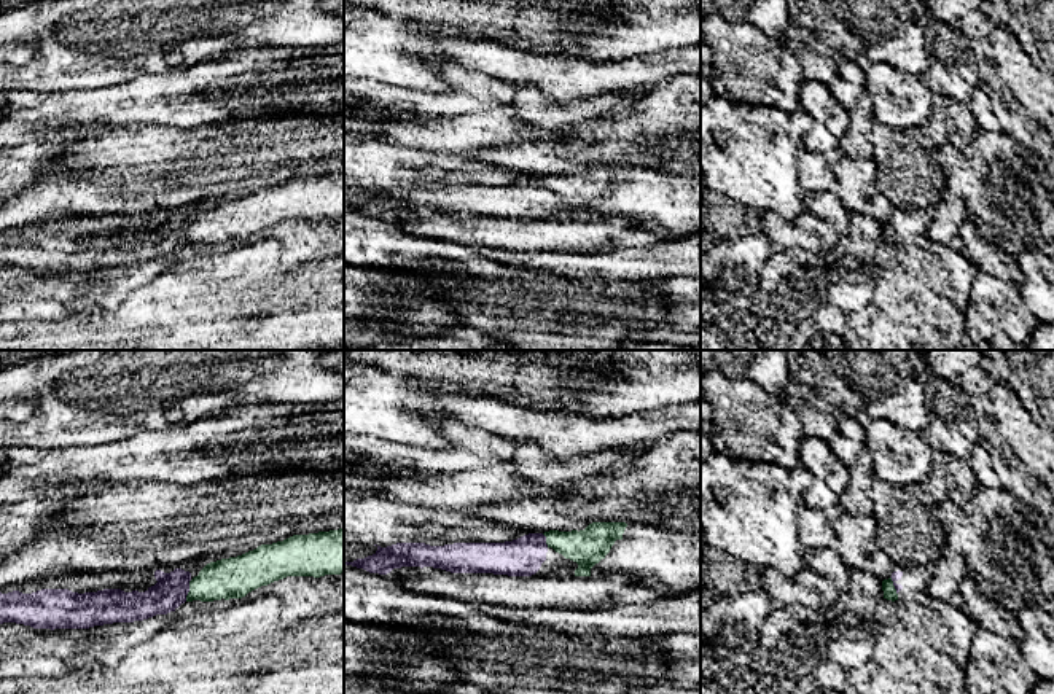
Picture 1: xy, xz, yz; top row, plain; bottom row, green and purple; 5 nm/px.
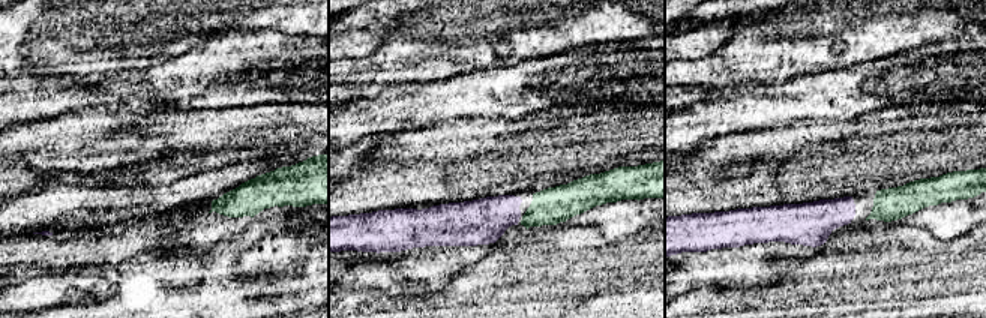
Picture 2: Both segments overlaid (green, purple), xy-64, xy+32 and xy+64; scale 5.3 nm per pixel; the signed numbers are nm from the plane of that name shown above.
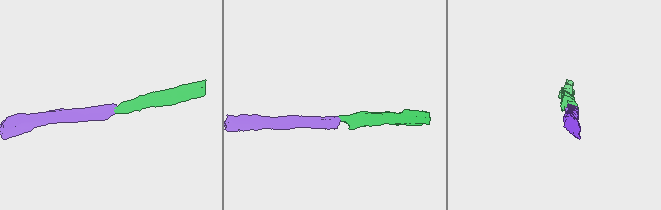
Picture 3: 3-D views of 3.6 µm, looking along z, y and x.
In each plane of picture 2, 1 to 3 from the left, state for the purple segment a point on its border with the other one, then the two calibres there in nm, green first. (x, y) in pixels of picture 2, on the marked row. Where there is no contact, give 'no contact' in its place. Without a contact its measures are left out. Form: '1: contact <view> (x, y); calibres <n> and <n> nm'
1: no contact
2: no contact
3: no contact

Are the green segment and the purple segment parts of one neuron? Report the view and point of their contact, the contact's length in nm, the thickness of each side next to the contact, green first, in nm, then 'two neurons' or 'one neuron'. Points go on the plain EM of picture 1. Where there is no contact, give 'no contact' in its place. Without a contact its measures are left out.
meets green in xy at (190, 234); contact 120 nm long; 200 nm thick on the green side, 170 nm on the other; one neuron

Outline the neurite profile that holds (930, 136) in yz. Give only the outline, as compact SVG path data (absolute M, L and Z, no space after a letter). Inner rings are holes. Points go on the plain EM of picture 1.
M930 119L920 127L911 127L896 131L879 121L874 121L871 135L882 142L893 142L901 148L920 146L925 153L935 158L936 150L946 143L946 131L935 121Z

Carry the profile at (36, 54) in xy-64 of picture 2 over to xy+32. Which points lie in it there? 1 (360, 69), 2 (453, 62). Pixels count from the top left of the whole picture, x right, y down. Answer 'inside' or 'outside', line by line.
1: inside
2: inside

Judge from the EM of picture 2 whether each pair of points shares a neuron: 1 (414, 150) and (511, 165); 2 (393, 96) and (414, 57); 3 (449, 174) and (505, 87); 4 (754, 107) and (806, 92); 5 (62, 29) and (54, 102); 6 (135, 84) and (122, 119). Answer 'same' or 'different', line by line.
1: same
2: different
3: different
4: same
5: different
6: different

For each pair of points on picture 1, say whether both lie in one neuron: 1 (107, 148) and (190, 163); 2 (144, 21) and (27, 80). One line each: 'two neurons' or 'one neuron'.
1: one neuron
2: one neuron

